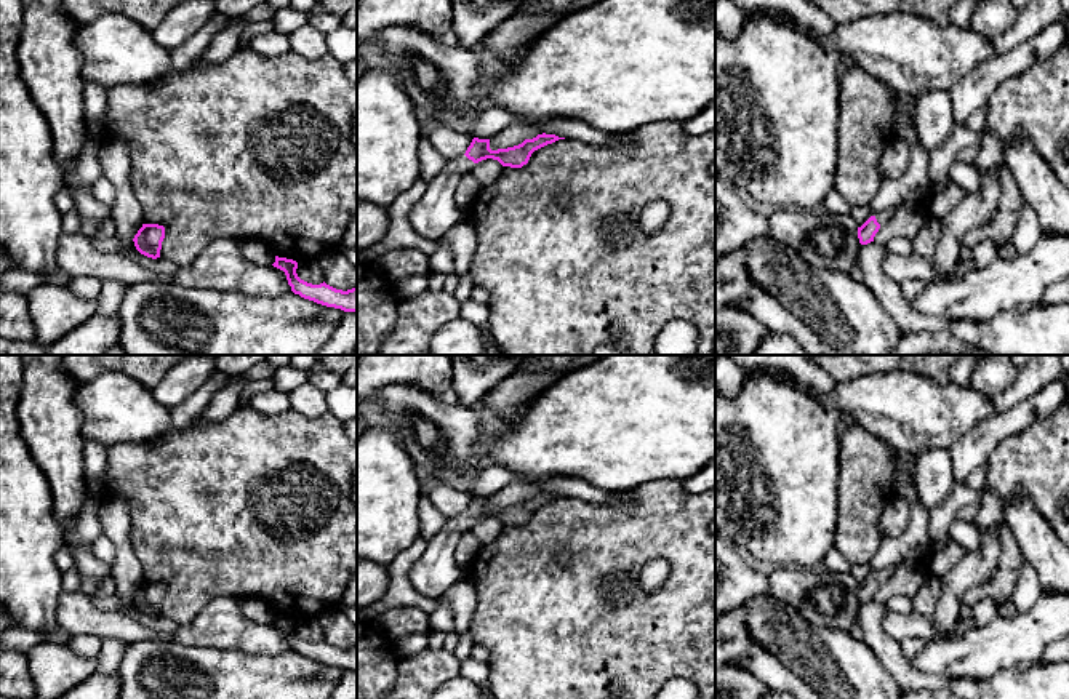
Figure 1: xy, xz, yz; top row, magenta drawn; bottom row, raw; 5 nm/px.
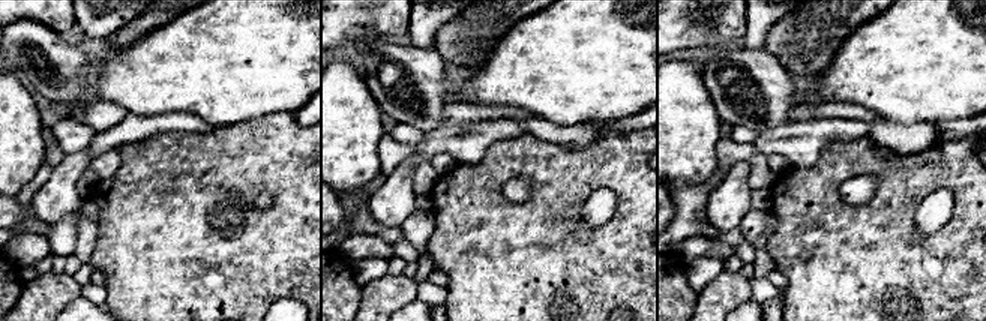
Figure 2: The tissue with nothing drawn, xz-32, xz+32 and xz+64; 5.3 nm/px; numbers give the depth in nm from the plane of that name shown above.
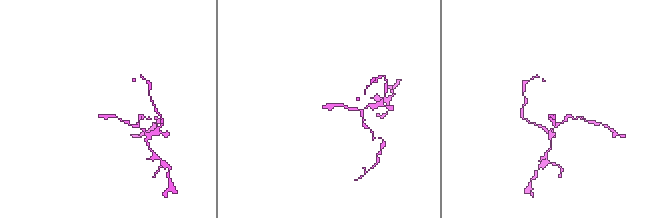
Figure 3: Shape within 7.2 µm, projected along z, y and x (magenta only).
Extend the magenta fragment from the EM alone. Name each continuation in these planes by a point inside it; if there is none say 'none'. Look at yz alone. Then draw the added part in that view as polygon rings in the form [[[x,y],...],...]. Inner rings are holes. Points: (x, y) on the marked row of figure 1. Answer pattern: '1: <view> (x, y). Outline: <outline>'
1: yz (885, 216). Outline: [[[893,206],[893,208],[888,208],[888,210],[883,210],[883,211],[874,214],[877,222],[880,224],[880,227],[888,224],[893,219],[896,210],[898,210],[898,206]]]

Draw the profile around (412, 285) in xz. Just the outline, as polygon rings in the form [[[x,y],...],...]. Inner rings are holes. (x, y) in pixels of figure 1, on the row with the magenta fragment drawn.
[[[410,275],[406,278],[402,278],[398,282],[394,283],[394,291],[395,291],[395,298],[397,301],[403,301],[410,296],[419,294],[421,291],[427,290],[427,282],[429,282],[429,275]]]

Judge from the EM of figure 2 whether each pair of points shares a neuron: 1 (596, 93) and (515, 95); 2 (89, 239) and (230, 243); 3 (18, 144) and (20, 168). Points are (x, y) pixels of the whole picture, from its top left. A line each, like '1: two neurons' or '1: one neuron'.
1: one neuron
2: two neurons
3: one neuron

